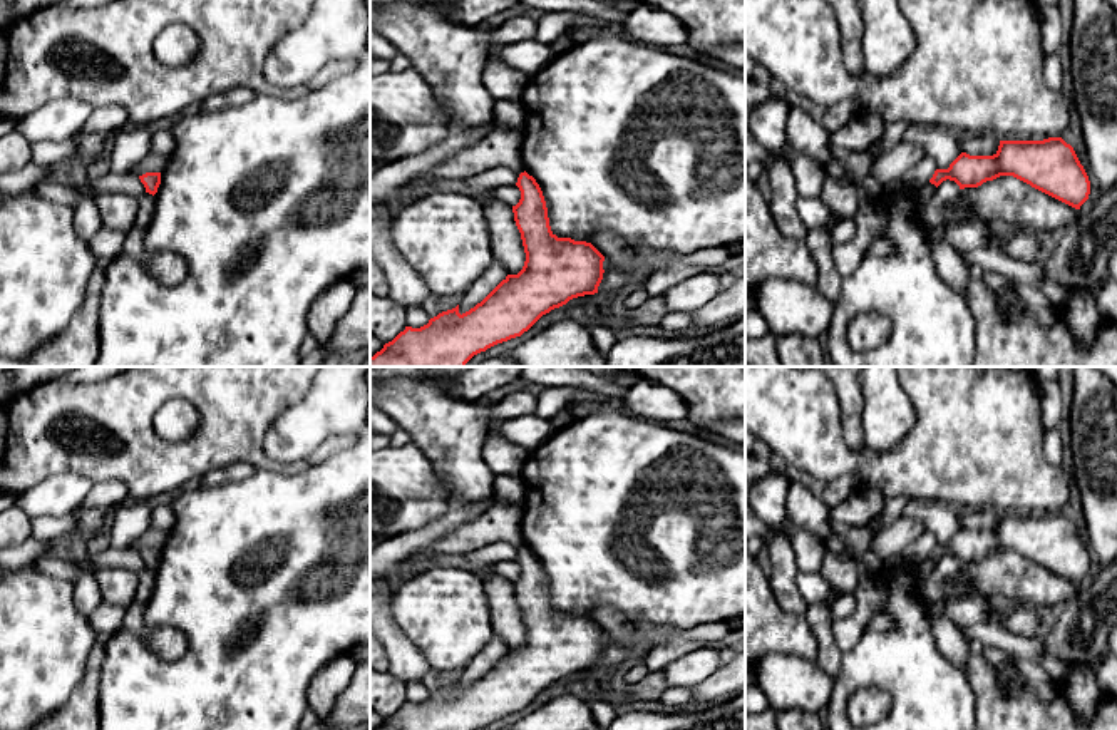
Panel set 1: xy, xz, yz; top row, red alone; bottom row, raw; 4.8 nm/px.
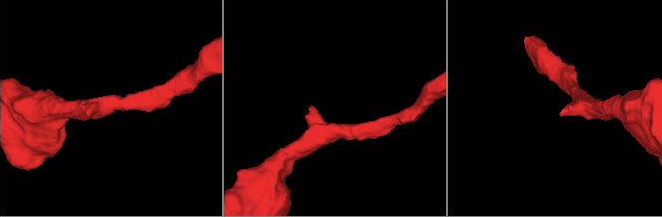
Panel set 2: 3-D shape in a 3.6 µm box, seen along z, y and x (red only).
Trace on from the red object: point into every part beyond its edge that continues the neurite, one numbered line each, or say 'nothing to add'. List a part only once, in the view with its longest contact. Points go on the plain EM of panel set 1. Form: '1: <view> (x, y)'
nothing to add

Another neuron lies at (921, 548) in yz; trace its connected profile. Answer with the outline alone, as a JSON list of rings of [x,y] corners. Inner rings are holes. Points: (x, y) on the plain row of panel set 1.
[[[924,531],[913,544],[909,544],[903,553],[884,559],[883,569],[889,571],[896,564],[909,564],[916,568],[921,564],[929,554],[933,553],[934,546],[938,544],[936,537]]]

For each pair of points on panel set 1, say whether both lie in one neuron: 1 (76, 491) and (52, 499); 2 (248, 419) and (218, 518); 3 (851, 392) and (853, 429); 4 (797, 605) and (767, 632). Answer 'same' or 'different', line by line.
1: same
2: different
3: same
4: different

